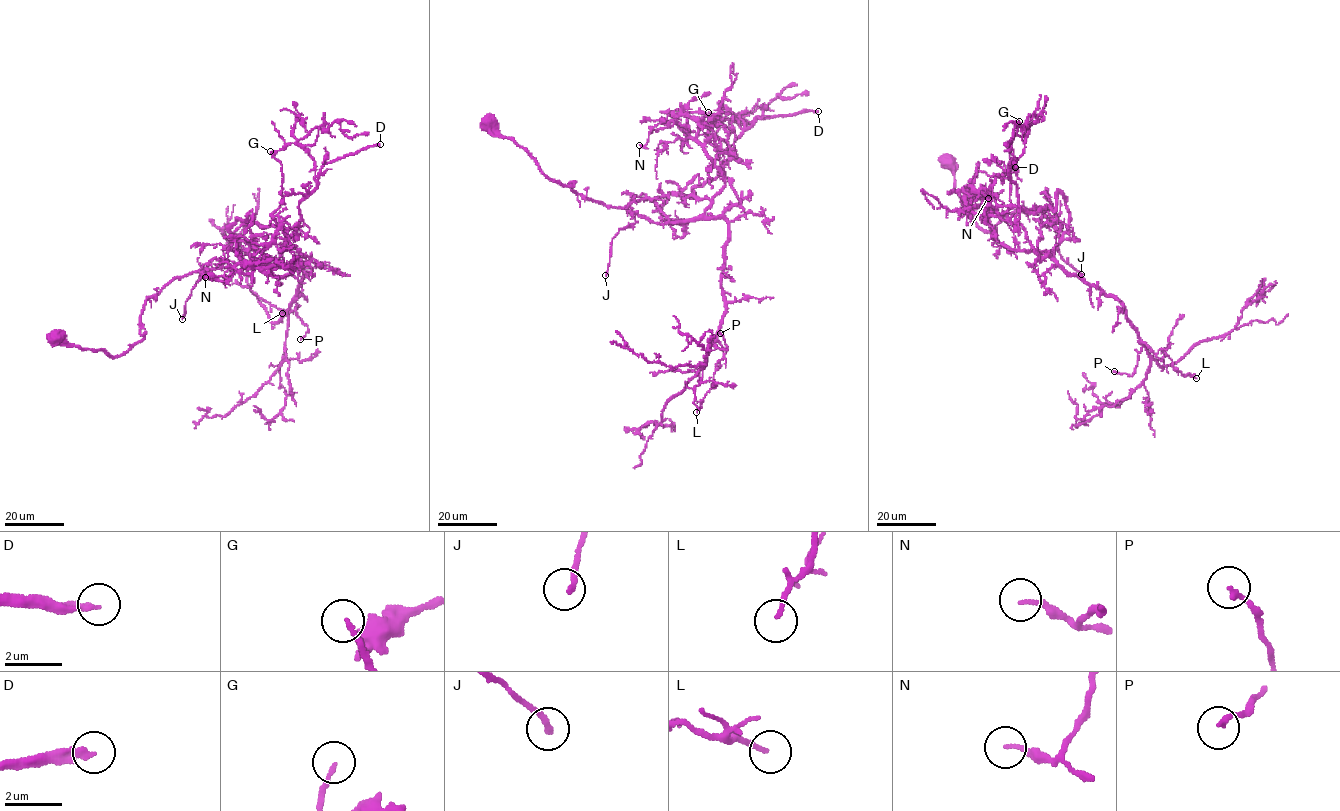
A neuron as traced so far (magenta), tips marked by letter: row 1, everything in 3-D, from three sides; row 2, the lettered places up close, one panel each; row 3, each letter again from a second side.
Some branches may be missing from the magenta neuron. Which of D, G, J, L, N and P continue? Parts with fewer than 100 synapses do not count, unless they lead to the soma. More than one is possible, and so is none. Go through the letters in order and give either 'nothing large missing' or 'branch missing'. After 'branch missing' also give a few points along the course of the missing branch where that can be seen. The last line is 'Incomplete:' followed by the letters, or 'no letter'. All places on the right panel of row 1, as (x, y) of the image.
D: branch missing | (1015, 167), (1008, 250), (991, 265), (985, 282), (962, 294), (953, 355), (935, 360), (927, 373), (946, 355)
G: nothing large missing
J: nothing large missing
L: nothing large missing
N: nothing large missing
P: nothing large missing
Incomplete: D

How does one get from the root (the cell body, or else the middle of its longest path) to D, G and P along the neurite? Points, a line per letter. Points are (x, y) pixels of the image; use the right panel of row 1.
D: (947, 161), (981, 230), (1038, 209), (1060, 242), (1065, 197), (1019, 209), (1015, 167)
G: (947, 161), (979, 228), (1038, 209), (1061, 237), (1053, 259), (1039, 260), (1007, 215), (1019, 121)
P: (947, 161), (979, 228), (1038, 209), (1061, 237), (1053, 260), (1121, 303), (1141, 351), (1131, 376), (1114, 371)

